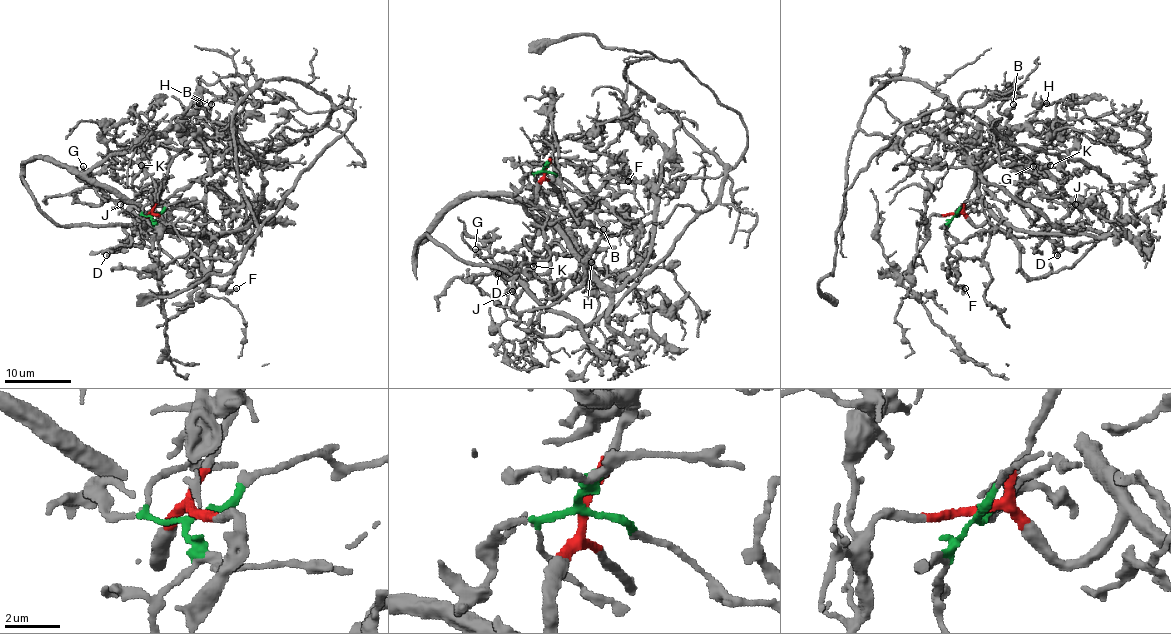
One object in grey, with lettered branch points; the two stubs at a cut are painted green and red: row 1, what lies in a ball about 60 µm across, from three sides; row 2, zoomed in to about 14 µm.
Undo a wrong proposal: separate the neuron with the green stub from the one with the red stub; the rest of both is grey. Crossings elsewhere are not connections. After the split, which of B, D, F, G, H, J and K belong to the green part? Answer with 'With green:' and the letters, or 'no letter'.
With green: D, F, G, J, K

